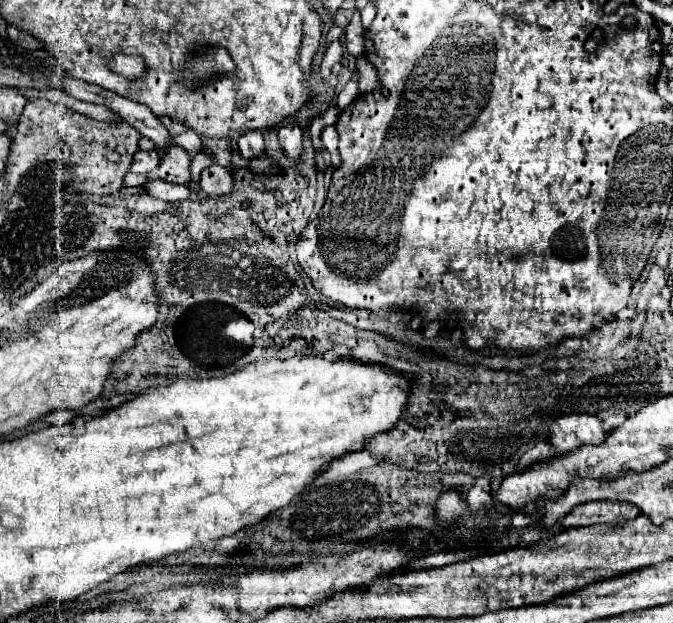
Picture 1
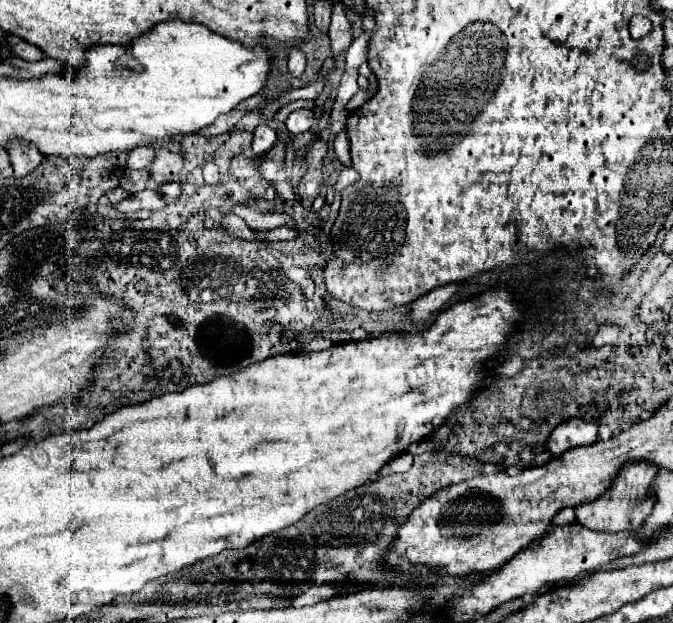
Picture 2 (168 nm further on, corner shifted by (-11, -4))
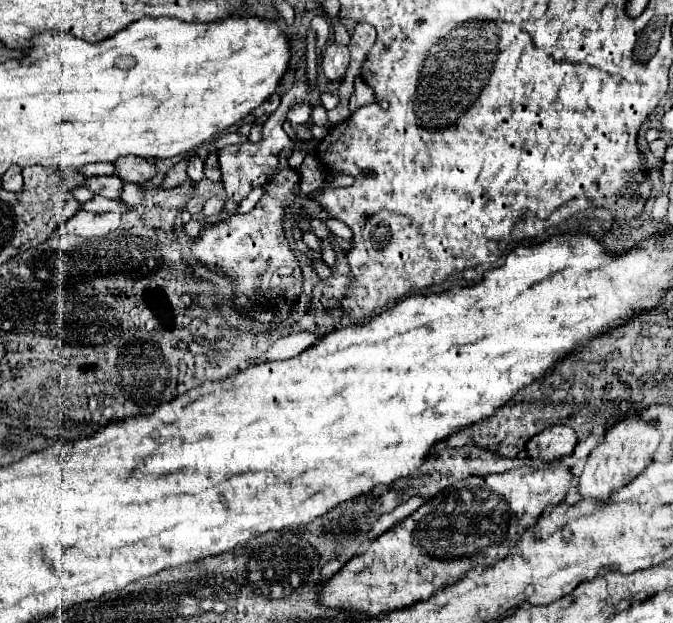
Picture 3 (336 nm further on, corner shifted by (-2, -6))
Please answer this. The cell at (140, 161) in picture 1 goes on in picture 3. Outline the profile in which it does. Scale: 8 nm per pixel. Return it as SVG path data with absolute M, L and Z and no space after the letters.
M106 175L106 177L90 177L84 183L92 193L102 195L106 199L118 199L122 195L124 181L118 175Z

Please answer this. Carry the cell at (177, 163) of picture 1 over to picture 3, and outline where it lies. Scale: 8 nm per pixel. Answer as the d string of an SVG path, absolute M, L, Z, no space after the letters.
M126 155L122 159L116 161L118 165L118 175L122 177L122 181L128 183L144 183L148 179L152 179L158 173L158 167L152 159L144 159L138 155Z

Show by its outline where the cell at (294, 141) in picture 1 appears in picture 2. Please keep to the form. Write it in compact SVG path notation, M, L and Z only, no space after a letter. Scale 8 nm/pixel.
M297 109L289 115L285 125L287 125L289 133L293 133L293 135L303 133L315 125L315 113L313 113L313 109Z

